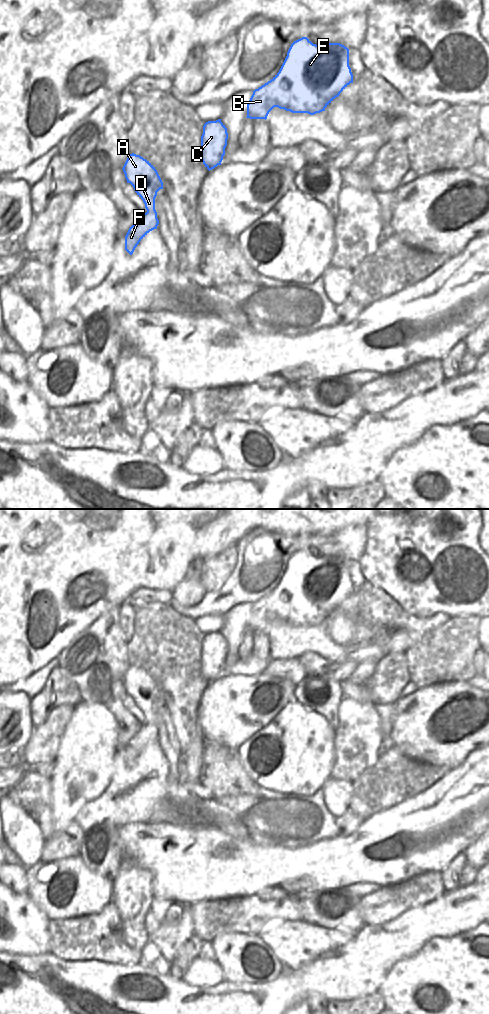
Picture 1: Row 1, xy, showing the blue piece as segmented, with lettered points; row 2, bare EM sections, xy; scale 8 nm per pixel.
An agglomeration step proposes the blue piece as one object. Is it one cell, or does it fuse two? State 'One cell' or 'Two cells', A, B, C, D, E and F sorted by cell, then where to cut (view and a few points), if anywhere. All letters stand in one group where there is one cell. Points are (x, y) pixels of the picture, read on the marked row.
One cell. Groups: A B C D E F. No split

